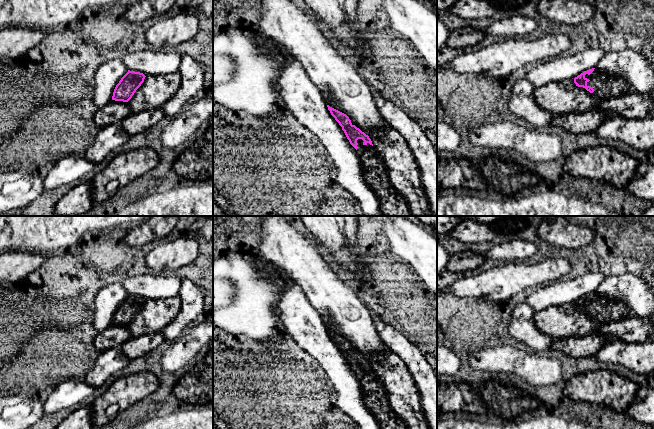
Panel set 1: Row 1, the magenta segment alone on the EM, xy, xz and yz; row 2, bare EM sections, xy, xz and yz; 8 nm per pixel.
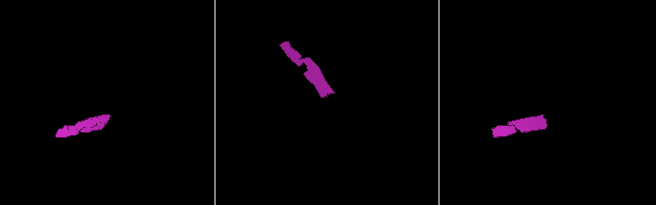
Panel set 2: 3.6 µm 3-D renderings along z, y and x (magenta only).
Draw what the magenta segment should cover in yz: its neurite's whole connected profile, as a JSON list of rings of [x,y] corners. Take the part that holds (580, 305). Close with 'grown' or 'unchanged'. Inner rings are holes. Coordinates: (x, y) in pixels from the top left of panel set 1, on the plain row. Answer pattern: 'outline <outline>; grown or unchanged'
outline [[[595,292],[584,295],[575,301],[574,307],[593,317],[598,325],[629,316],[629,310],[624,302],[612,298],[601,298]]]; grown

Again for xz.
outline [[[327,329],[328,334],[344,355],[361,383],[364,404],[377,420],[379,429],[408,429],[402,418],[390,407],[384,385],[368,359],[351,347],[349,341]]]; grown

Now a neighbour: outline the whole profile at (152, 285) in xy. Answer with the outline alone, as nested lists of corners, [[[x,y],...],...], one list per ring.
[[[151,272],[125,278],[122,283],[128,294],[149,300],[177,296],[182,280],[175,274]]]

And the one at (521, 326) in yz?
[[[526,303],[515,305],[508,324],[508,334],[520,344],[525,344],[535,352],[541,352],[549,349],[556,340],[536,327],[534,314],[535,311]]]

